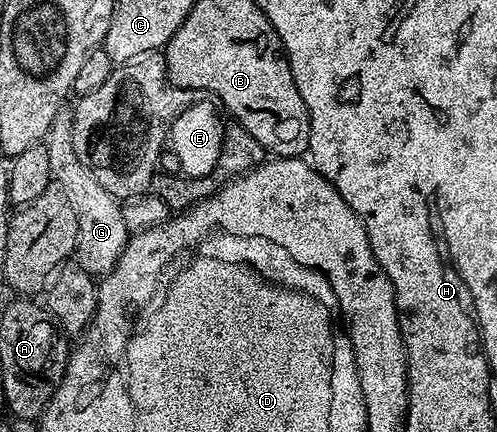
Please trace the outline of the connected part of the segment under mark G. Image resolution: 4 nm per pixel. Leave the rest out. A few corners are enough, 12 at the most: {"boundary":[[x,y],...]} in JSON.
{"boundary":[[71,111],[44,137],[55,187],[78,218],[75,263],[102,278],[130,233],[121,201],[74,150]]}

